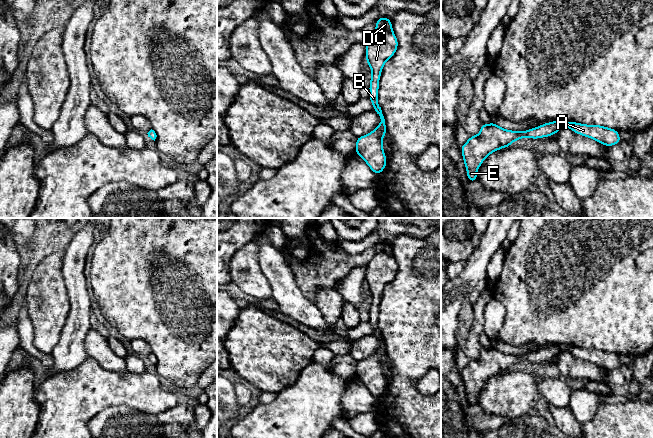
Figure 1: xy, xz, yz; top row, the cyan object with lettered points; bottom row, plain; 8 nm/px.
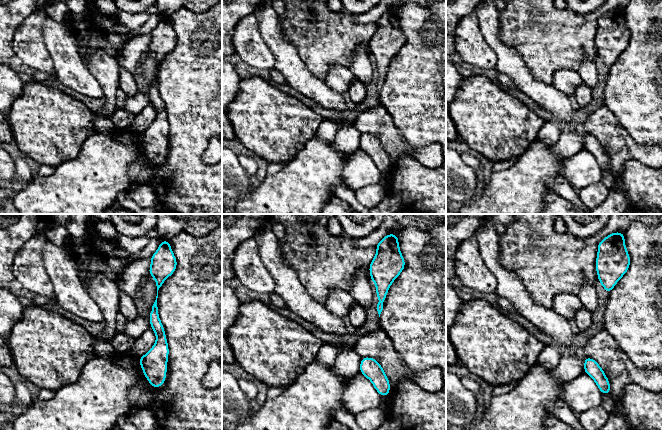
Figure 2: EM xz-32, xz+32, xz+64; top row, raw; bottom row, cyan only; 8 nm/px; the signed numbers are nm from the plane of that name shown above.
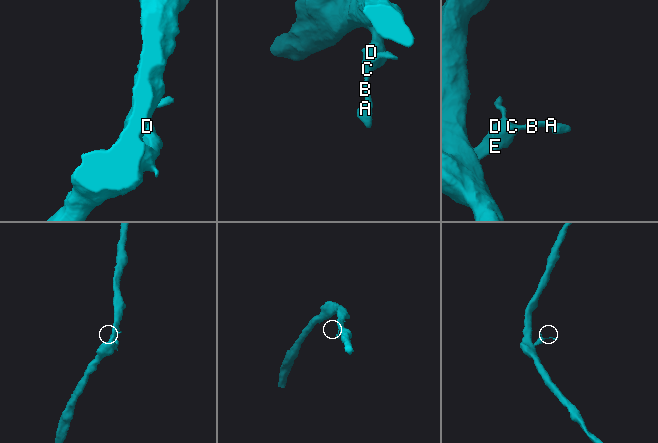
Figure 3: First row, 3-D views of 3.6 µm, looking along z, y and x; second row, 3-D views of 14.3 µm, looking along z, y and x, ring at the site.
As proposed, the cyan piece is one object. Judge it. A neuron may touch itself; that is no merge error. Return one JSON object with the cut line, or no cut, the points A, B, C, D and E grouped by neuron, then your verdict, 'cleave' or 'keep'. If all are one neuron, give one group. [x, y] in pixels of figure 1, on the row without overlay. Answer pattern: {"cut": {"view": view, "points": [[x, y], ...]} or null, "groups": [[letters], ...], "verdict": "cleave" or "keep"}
{"cut": null, "groups": [["A", "B", "C", "D", "E"]], "verdict": "keep"}

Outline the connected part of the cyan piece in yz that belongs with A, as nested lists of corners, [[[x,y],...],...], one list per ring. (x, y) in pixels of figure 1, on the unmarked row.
[[[493,345],[489,349],[482,347],[479,359],[471,359],[469,364],[461,370],[468,404],[471,407],[476,406],[477,393],[489,378],[501,372],[511,370],[514,364],[520,364],[525,361],[538,363],[541,361],[550,361],[552,358],[558,358],[562,350],[570,352],[577,358],[592,362],[607,371],[621,366],[618,355],[601,349],[585,349],[570,345],[552,345],[536,352],[518,356],[505,354]]]

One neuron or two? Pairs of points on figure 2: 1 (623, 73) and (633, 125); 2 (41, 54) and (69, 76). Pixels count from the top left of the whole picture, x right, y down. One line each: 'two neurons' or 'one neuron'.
1: one neuron
2: two neurons

